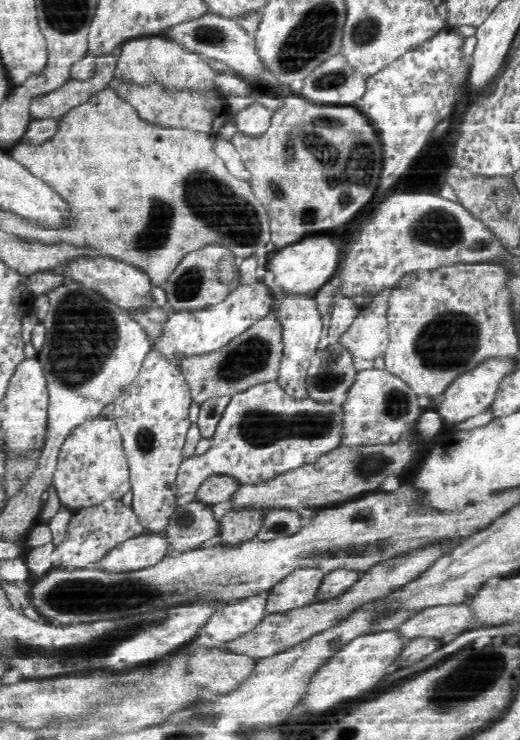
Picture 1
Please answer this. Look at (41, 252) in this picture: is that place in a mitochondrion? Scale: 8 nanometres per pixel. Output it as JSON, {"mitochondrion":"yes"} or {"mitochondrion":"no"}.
{"mitochondrion":"no"}

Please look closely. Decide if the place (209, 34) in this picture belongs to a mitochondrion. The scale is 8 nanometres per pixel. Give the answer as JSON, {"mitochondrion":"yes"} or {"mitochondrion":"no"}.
{"mitochondrion":"yes"}

